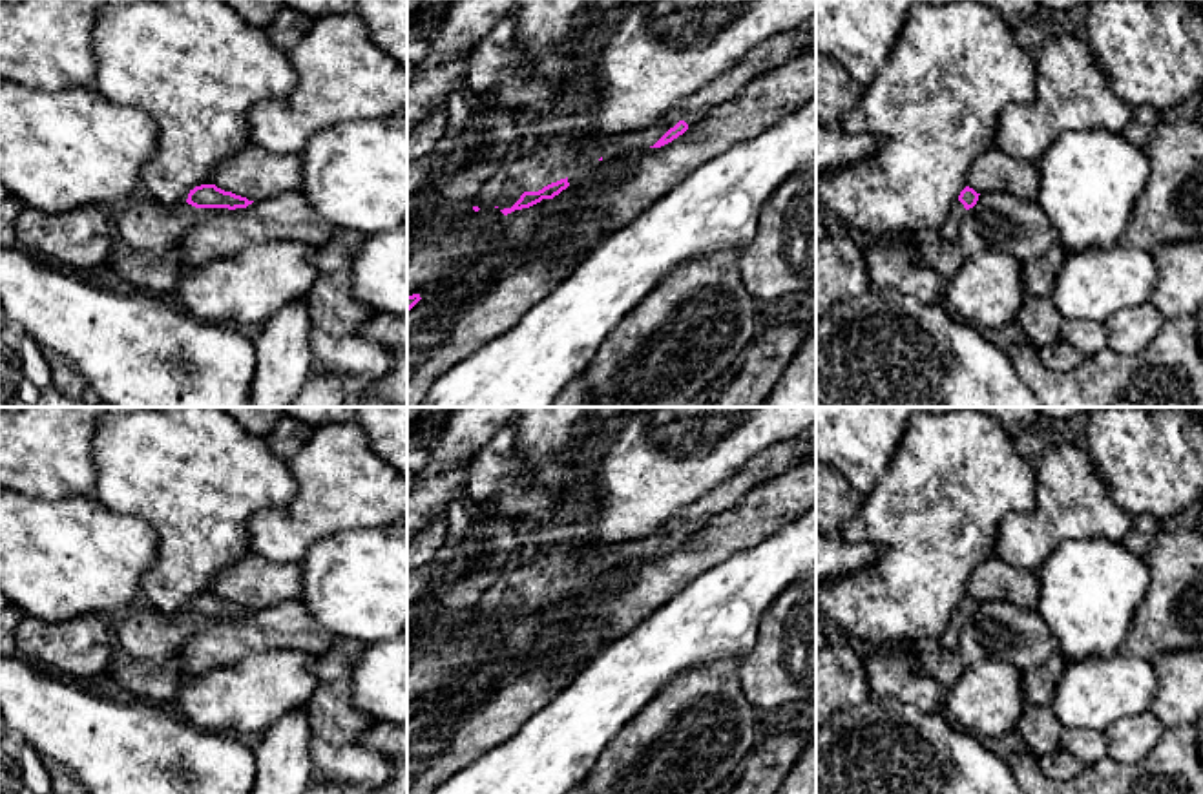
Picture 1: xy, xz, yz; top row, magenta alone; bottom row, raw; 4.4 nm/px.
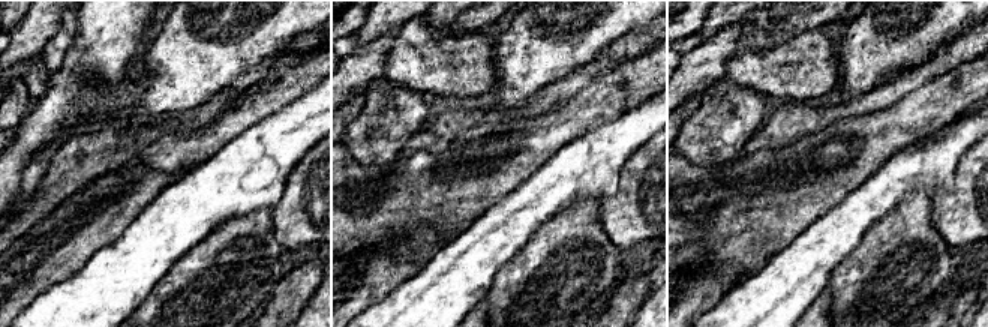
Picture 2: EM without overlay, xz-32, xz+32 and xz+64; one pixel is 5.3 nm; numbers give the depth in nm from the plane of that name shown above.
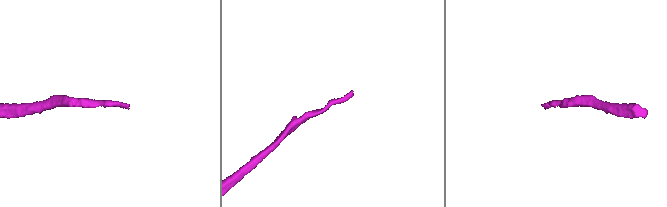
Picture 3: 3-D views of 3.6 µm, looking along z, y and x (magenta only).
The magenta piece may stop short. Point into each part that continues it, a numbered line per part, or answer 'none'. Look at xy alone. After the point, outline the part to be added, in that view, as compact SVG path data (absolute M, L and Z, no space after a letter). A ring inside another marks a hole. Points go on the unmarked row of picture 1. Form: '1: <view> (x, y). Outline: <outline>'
1: xy (141, 632). Outline: M137 601L111 617L115 648L137 659L162 659L175 668L181 648L195 632L197 617L181 611L162 615L144 601Z

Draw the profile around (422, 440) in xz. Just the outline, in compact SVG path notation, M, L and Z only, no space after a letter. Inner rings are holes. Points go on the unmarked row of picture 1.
M440 422L420 434L407 436L407 453L416 449L427 449L444 431L445 423Z

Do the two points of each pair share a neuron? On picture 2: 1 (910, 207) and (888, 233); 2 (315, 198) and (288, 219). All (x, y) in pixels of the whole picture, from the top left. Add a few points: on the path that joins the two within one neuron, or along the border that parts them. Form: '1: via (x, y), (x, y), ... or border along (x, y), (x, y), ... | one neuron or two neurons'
1: via (907, 213), (894, 227) | one neuron
2: via (309, 204), (294, 219) | one neuron

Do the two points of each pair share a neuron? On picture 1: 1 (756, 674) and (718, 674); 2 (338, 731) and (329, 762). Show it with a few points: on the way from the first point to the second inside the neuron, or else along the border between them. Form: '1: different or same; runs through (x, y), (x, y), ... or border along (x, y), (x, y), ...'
1: different; border along (734, 659), (743, 694), (762, 710)
2: different; border along (313, 732), (333, 743), (355, 743)

